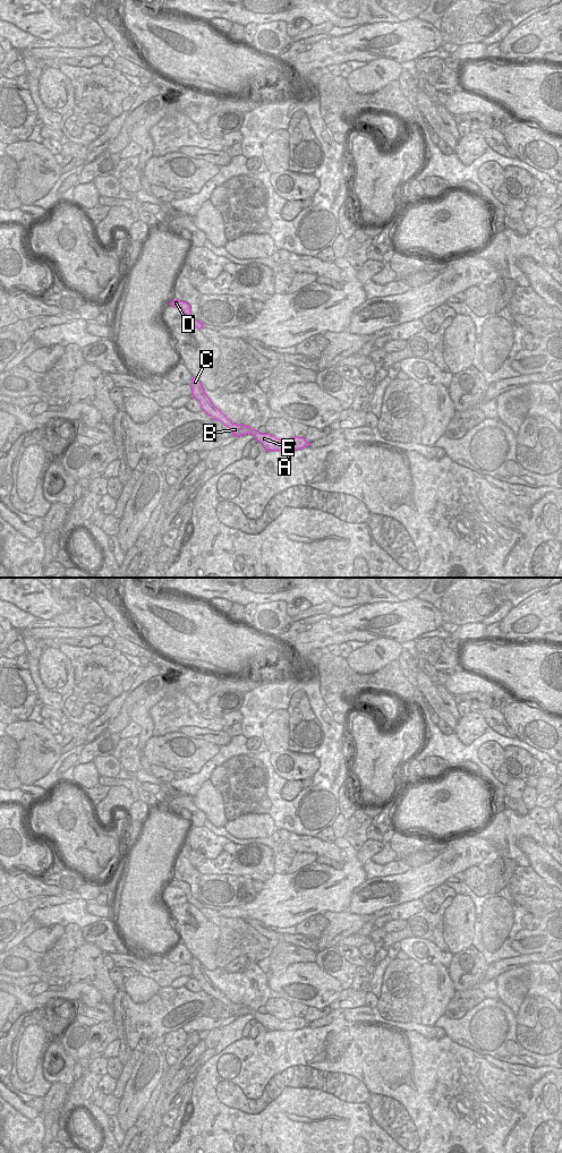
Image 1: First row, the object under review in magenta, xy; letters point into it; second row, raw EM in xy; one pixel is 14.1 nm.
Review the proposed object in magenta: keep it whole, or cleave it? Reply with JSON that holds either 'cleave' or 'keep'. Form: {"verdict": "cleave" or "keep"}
{"verdict": "keep"}

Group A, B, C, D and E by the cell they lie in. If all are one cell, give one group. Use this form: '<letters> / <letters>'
A B C D E

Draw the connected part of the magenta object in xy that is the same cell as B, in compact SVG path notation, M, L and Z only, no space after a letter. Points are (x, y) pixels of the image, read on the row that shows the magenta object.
M193 377L191 383L191 396L196 399L202 410L210 416L213 420L221 421L224 426L227 426L231 432L232 436L242 436L250 434L254 438L263 445L265 451L293 451L304 449L309 446L309 442L307 442L304 437L291 437L288 439L280 439L270 434L261 434L257 430L253 429L249 426L232 424L207 398L204 392L203 385L201 382Z

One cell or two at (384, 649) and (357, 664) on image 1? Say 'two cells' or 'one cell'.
one cell

